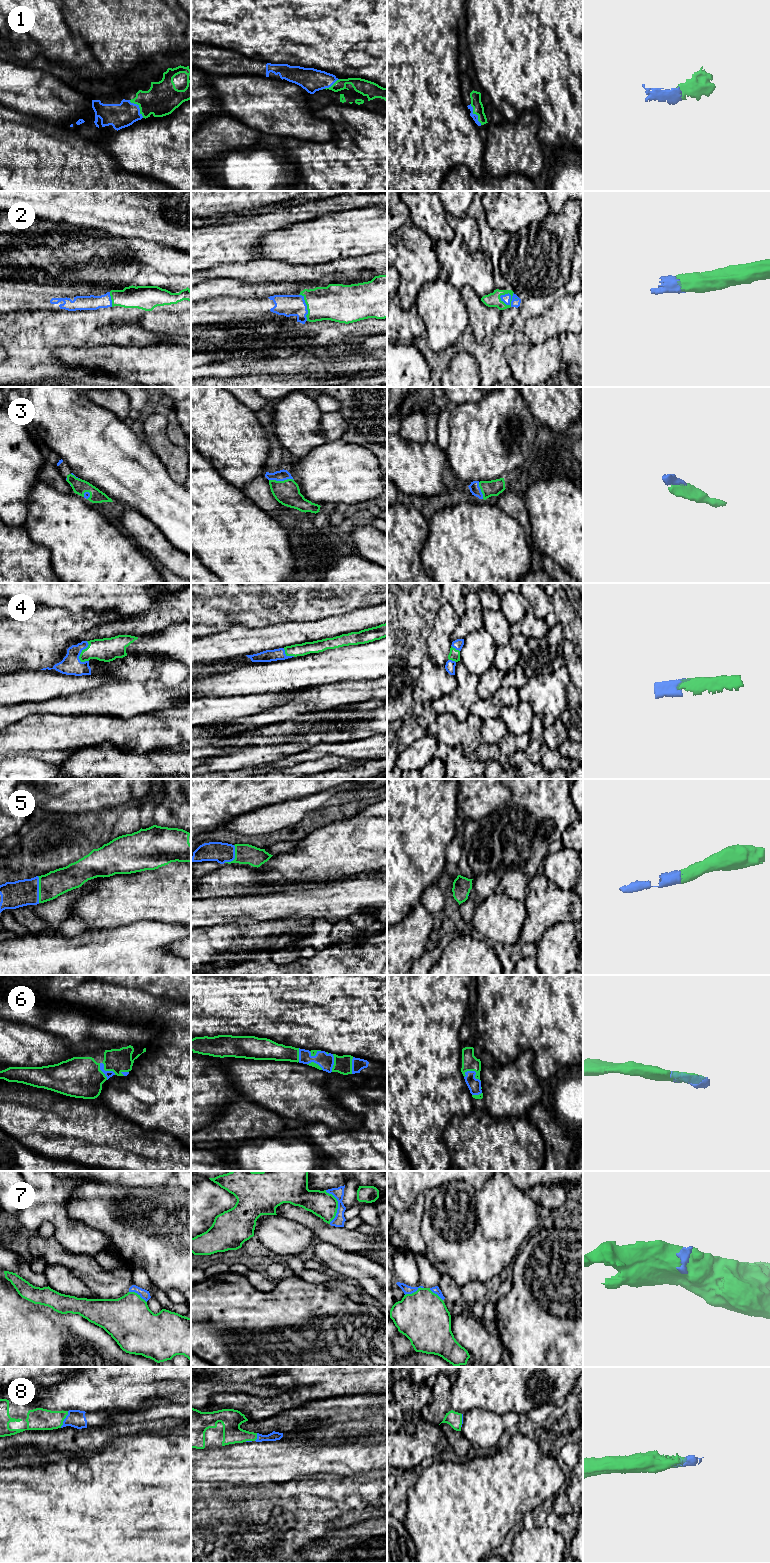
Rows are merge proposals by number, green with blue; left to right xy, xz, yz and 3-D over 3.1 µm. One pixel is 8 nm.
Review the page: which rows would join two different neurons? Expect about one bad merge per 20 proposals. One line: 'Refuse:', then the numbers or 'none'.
Refuse: 7

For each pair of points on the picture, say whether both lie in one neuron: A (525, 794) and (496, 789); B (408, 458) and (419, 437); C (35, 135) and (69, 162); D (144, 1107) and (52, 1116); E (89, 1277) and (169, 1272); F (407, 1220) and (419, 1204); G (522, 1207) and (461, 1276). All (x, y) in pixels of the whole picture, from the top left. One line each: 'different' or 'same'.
A: different
B: different
C: same
D: different
E: different
F: same
G: same

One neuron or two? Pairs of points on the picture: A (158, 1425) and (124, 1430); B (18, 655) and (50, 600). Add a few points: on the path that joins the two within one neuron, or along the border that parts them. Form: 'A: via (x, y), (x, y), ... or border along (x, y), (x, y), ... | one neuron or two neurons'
A: via (150, 1427), (132, 1430) | one neuron
B: border along (46, 607), (63, 607), (69, 611) | two neurons

